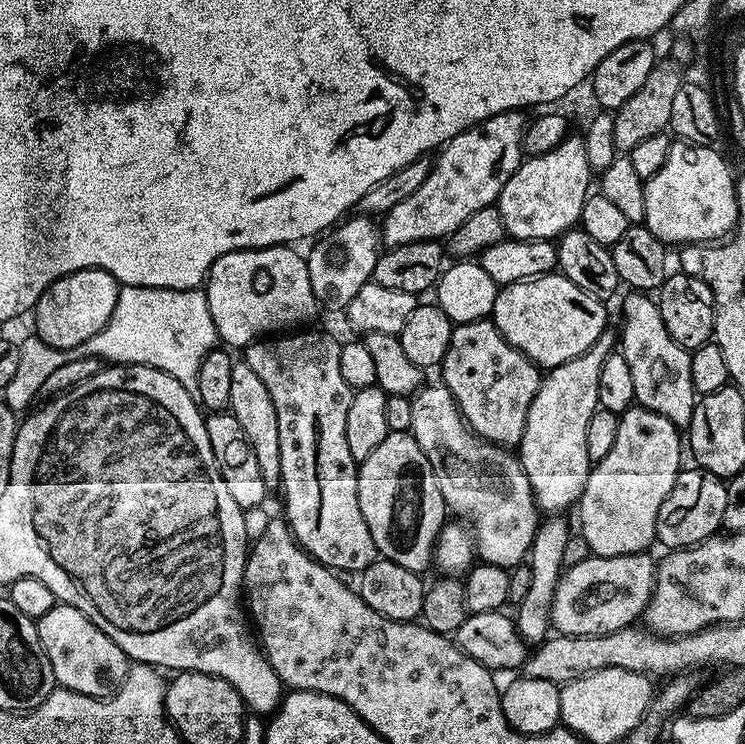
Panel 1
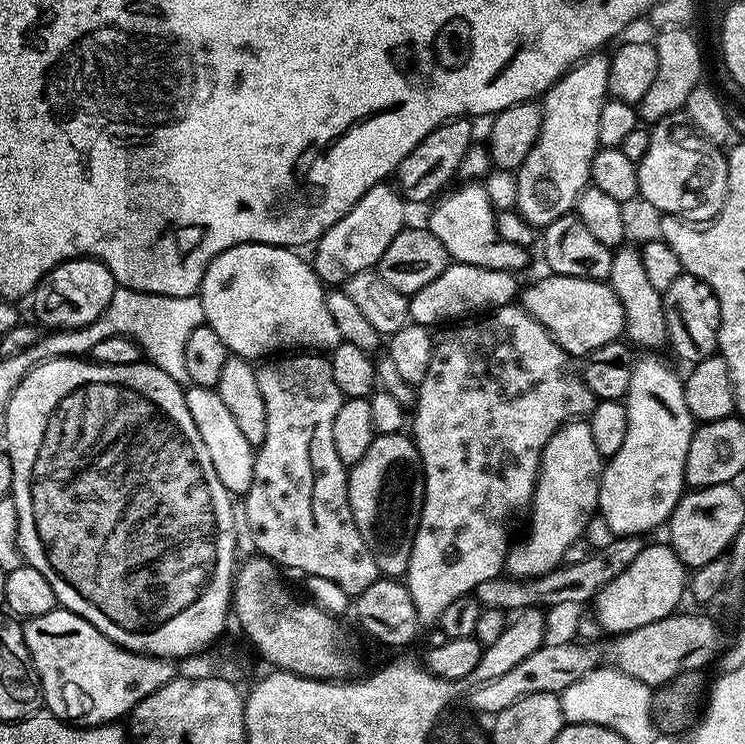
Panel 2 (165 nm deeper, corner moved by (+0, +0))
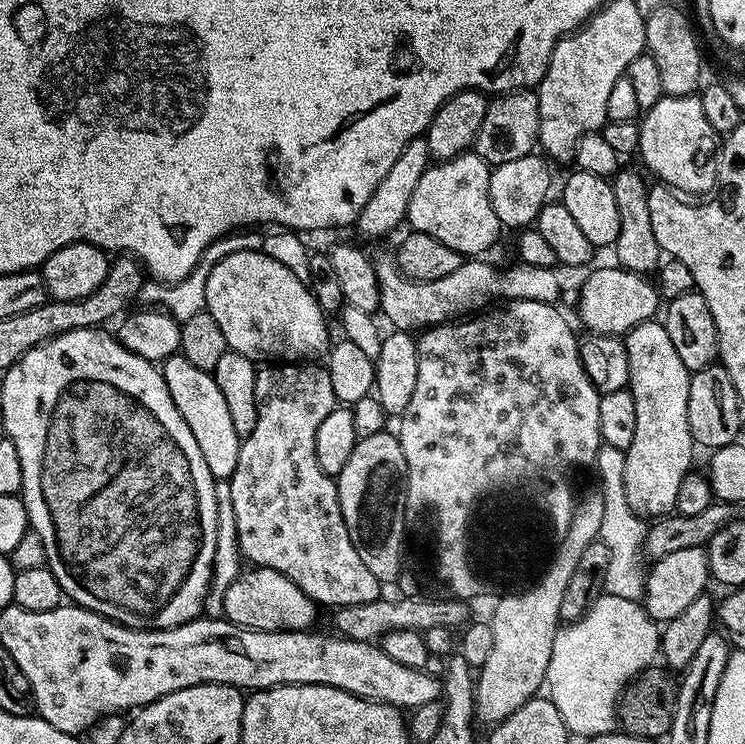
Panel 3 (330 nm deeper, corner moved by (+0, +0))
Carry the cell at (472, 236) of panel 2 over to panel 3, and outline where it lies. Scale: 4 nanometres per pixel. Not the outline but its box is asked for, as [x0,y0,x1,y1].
[406,150,502,258]

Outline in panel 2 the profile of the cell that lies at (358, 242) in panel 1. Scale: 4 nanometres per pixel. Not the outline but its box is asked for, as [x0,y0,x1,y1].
[310,182,406,286]

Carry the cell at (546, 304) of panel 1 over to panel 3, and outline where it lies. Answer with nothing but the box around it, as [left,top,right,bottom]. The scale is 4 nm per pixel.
[580,266,662,336]

